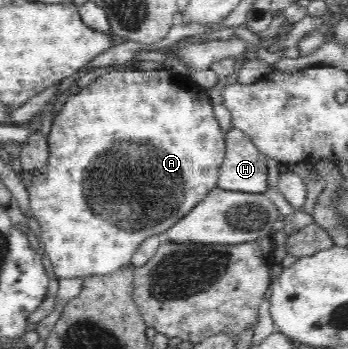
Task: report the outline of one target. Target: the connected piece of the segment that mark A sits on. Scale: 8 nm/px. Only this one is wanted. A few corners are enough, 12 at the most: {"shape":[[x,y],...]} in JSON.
{"shape":[[100,76],[17,168],[58,278],[131,262],[217,187],[208,92]]}

